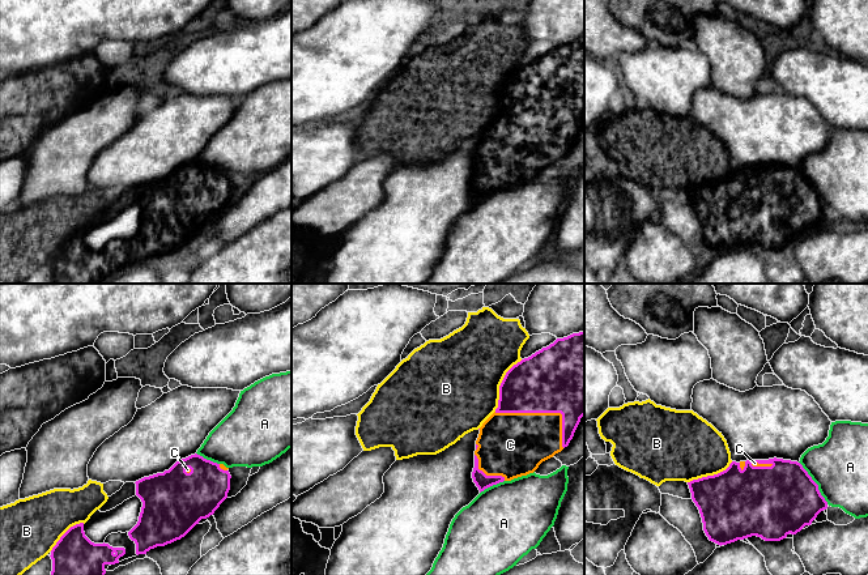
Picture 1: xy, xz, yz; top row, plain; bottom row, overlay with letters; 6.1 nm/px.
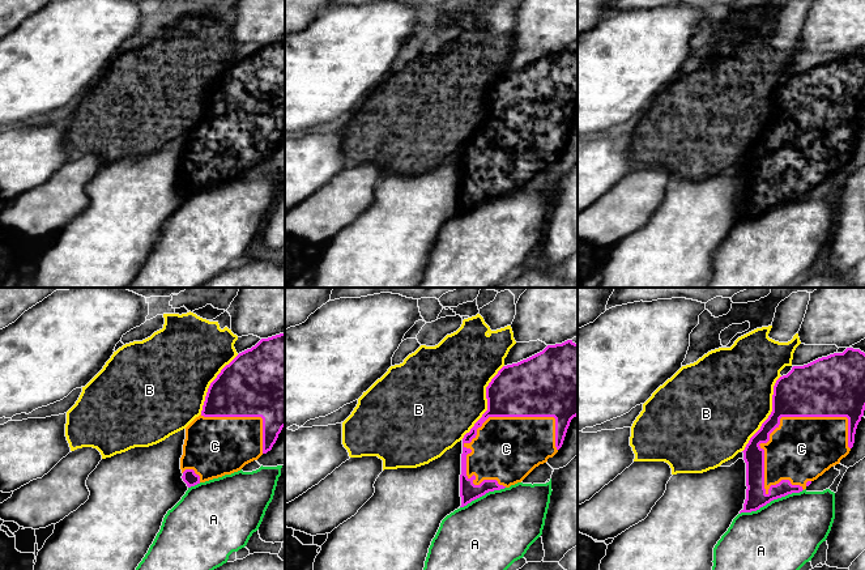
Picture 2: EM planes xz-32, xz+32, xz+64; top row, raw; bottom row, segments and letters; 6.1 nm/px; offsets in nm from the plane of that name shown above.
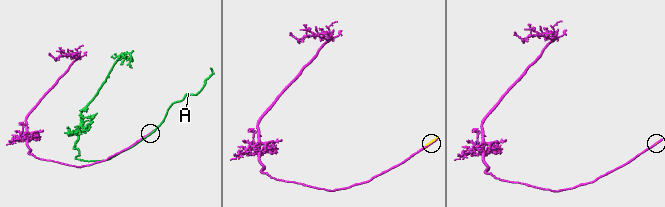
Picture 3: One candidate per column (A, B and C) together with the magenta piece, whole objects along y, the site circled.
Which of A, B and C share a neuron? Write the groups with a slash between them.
A / B / C

